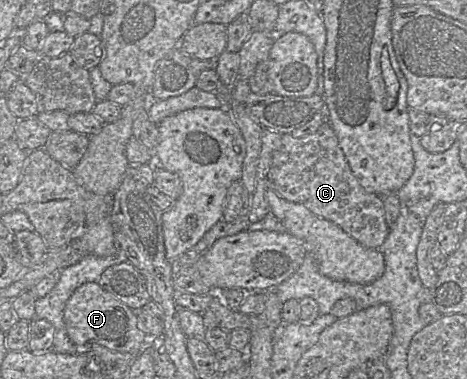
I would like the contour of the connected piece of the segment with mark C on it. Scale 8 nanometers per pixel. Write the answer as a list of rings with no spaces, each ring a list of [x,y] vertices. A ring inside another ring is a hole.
[[[324,123],[315,133],[301,138],[295,138],[292,134],[281,134],[280,146],[273,152],[267,178],[269,187],[285,200],[302,204],[315,215],[334,222],[363,246],[380,249],[386,240],[390,226],[385,217],[383,197],[368,192],[360,184],[329,123]]]

